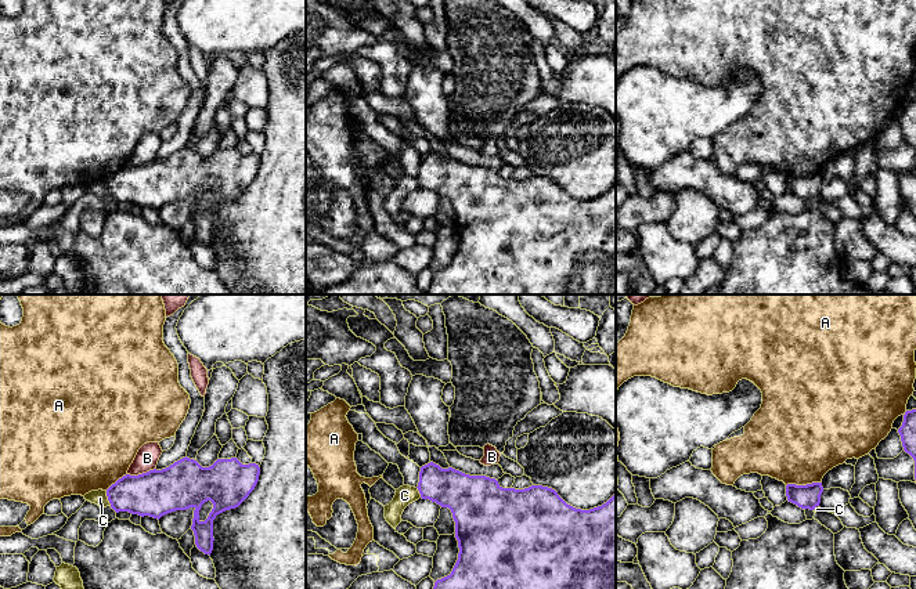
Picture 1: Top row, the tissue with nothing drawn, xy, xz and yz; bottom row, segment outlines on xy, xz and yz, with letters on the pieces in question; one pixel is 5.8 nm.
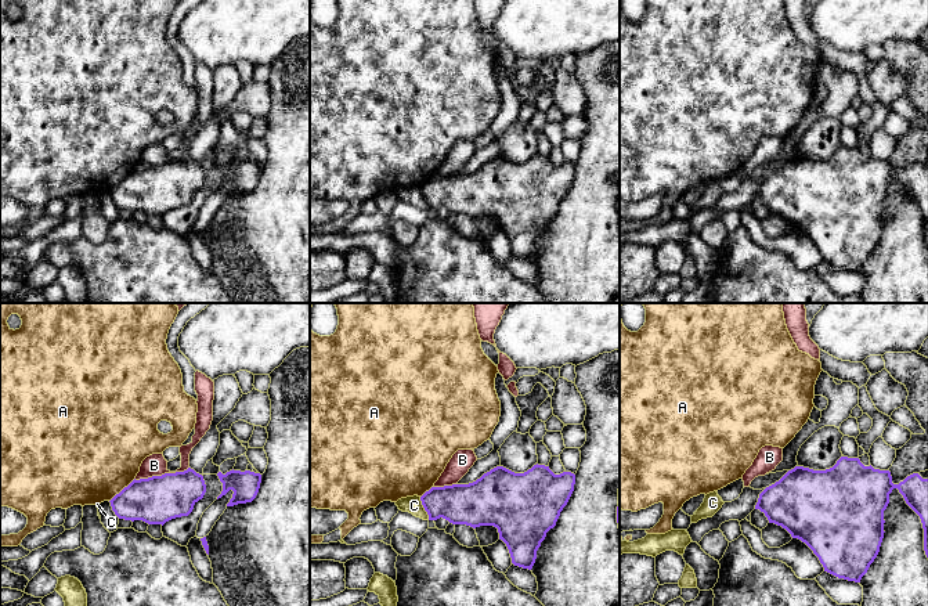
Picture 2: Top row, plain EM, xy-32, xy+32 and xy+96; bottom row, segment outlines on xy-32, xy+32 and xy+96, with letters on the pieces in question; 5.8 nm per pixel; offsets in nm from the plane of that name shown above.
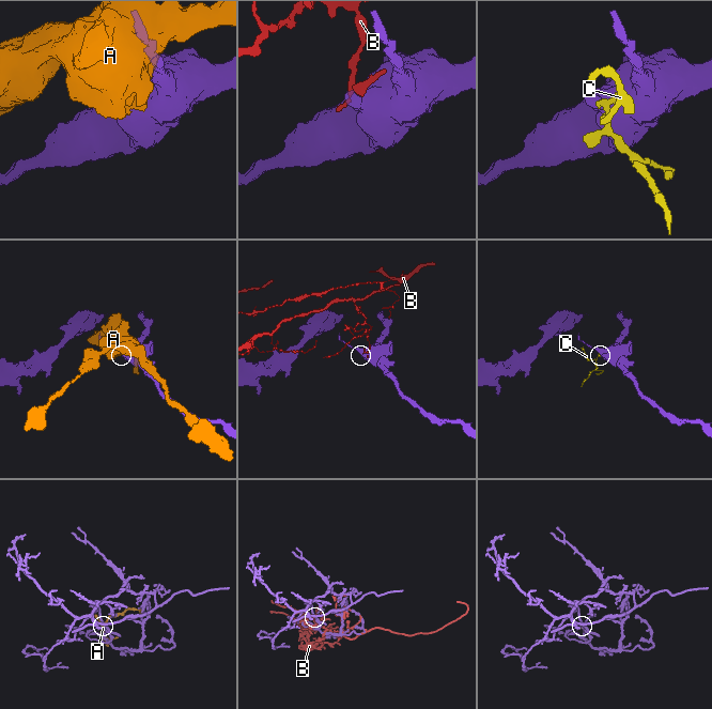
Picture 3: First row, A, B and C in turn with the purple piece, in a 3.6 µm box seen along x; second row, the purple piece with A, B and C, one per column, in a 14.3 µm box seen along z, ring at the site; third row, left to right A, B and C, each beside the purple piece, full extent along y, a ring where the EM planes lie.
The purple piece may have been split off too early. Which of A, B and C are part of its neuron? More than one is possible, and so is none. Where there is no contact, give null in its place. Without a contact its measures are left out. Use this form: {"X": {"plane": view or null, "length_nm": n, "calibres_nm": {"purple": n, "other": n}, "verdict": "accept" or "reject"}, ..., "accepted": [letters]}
{"A": {"plane": "yz", "length_nm": 200, "calibres_nm": {"purple": 140, "other": 480}, "verdict": "reject"}, "B": {"plane": "xy", "length_nm": 170, "calibres_nm": {"purple": 280, "other": 130}, "verdict": "reject"}, "C": {"plane": "xy", "length_nm": 90, "calibres_nm": {"purple": 260, "other": 90}, "verdict": "reject"}, "accepted": []}

